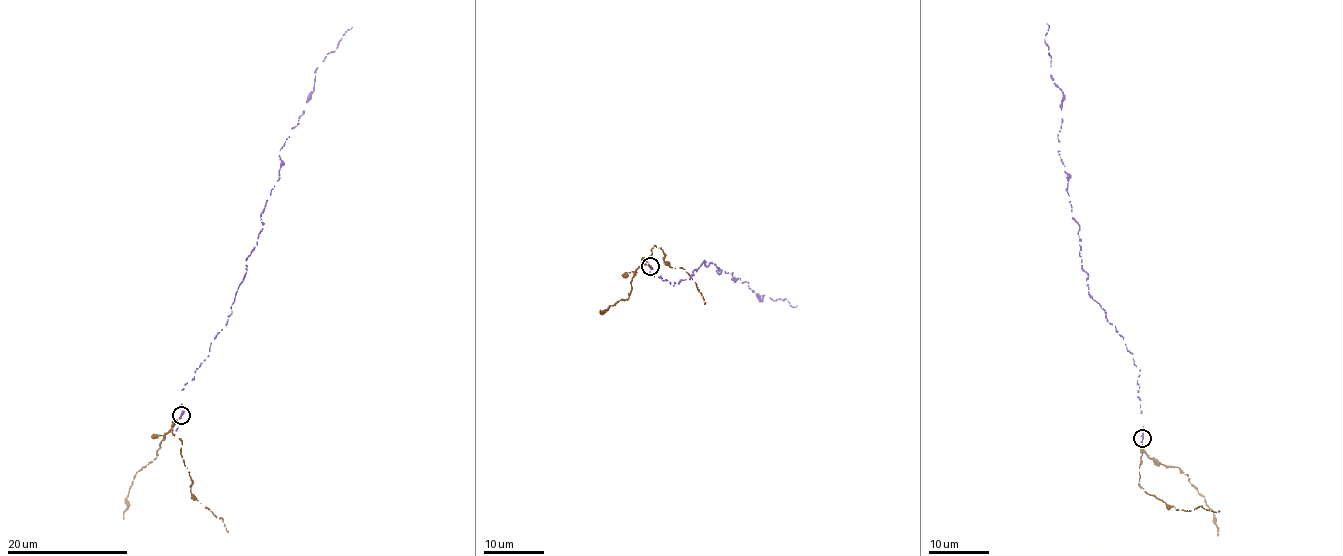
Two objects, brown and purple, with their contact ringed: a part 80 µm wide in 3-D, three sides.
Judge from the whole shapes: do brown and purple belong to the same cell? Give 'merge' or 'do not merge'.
do not merge

